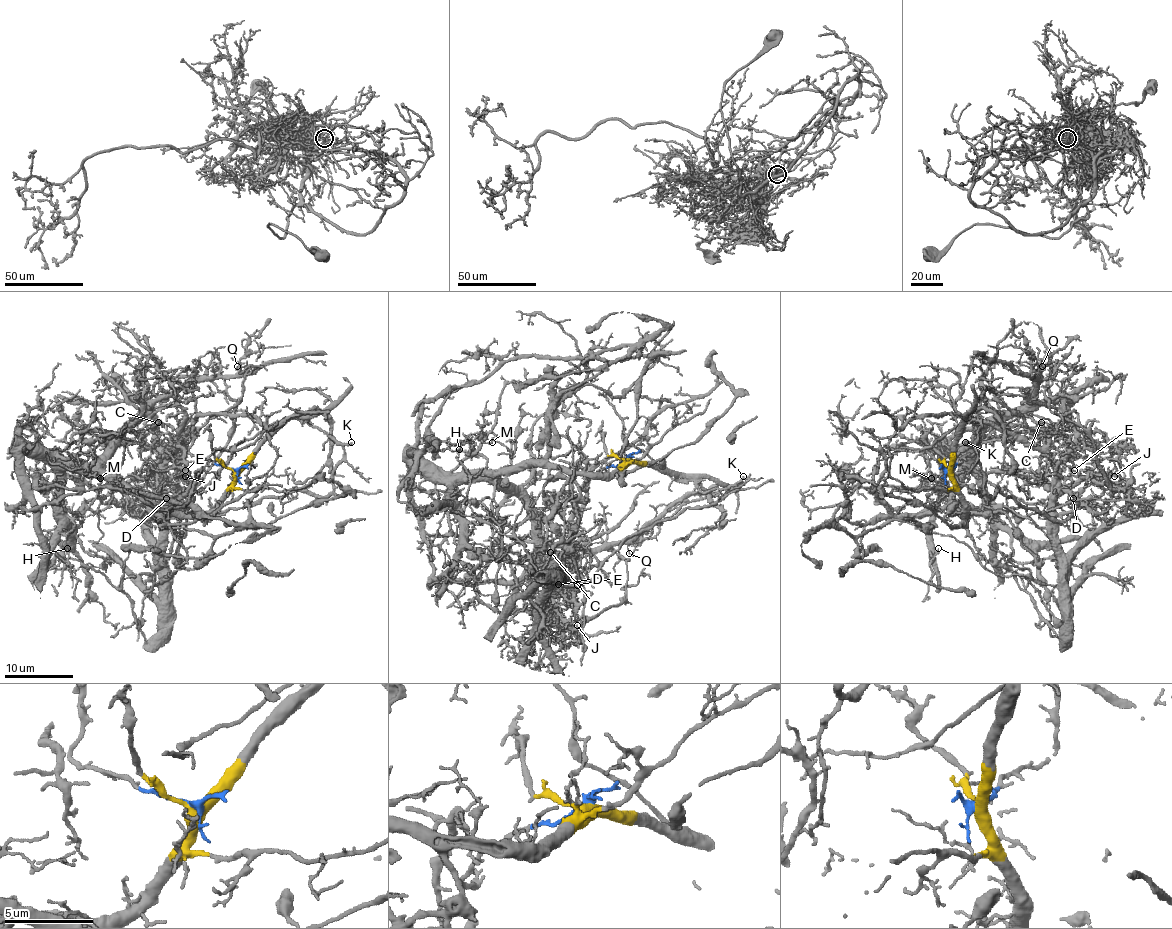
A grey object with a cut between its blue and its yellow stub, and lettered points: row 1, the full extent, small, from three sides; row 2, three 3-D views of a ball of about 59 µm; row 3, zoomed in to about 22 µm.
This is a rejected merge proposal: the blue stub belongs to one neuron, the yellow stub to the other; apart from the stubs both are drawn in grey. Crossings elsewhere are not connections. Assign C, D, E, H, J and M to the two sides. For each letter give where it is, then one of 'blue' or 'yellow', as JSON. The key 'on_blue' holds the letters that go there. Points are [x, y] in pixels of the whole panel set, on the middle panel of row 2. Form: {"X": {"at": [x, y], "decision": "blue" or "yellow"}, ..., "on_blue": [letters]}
{"C": {"at": [550, 552], "decision": "blue"}, "D": {"at": [558, 584], "decision": "blue"}, "E": {"at": [577, 585], "decision": "blue"}, "H": {"at": [459, 449], "decision": "yellow"}, "J": {"at": [577, 625], "decision": "blue"}, "M": {"at": [492, 442], "decision": "yellow"}, "on_blue": ["C", "D", "E", "J"]}

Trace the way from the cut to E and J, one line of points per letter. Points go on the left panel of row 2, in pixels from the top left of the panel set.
E: (235, 470), (189, 451), (193, 422), (179, 449), (165, 465), (165, 473), (174, 477), (186, 470)
J: (235, 470), (189, 451), (193, 422), (181, 444), (164, 461), (158, 485), (162, 480), (188, 485), (184, 477)

